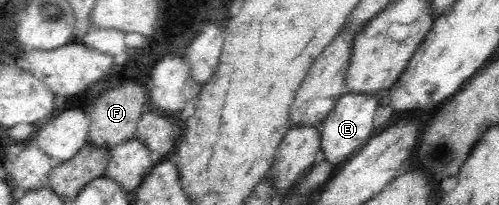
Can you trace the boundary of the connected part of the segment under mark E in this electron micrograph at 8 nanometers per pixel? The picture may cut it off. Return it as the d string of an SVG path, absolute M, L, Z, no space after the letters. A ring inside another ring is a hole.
M346 93L334 106L334 109L325 117L320 125L320 154L319 156L329 161L333 166L342 165L350 155L366 145L373 136L374 115L378 107L382 107L380 95L362 95Z

